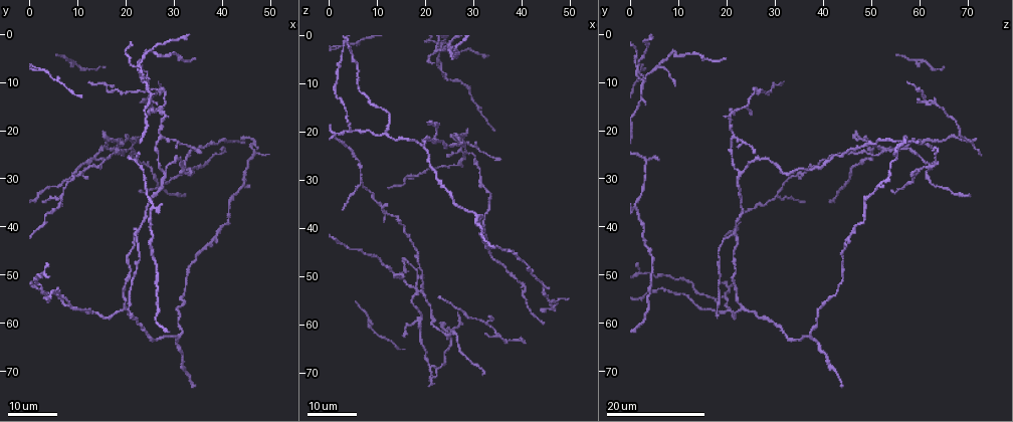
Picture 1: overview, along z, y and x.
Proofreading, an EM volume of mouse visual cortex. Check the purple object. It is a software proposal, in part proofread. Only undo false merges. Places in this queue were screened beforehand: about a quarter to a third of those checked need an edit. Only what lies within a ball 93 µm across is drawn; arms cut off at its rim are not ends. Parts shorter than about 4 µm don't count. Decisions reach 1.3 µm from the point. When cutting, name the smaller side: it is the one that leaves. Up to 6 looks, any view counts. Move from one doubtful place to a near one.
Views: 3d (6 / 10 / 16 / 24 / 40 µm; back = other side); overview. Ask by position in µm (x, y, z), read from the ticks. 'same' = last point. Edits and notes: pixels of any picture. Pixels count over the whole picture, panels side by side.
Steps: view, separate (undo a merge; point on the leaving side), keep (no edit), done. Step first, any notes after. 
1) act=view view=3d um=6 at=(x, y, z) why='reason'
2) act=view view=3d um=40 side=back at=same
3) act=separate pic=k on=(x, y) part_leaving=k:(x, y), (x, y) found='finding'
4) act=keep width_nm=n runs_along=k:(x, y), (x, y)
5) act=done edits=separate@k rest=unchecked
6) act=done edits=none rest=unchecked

act=view view=3d um=24 at=(11.5, 57.5, 20.0) why='three arms meet'

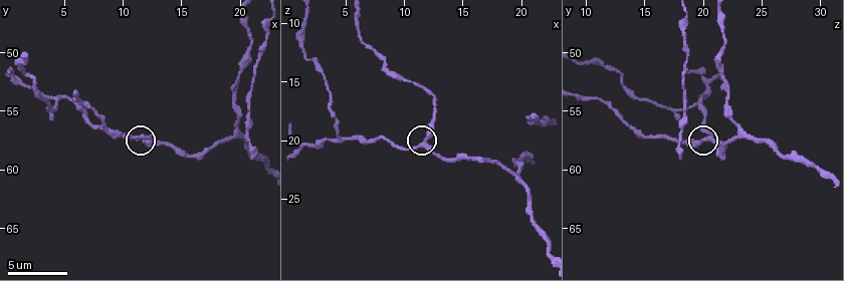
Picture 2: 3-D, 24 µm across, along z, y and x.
act=view view=3d um=10 at=(11.8, 57.4, 20.2) why='closer look'

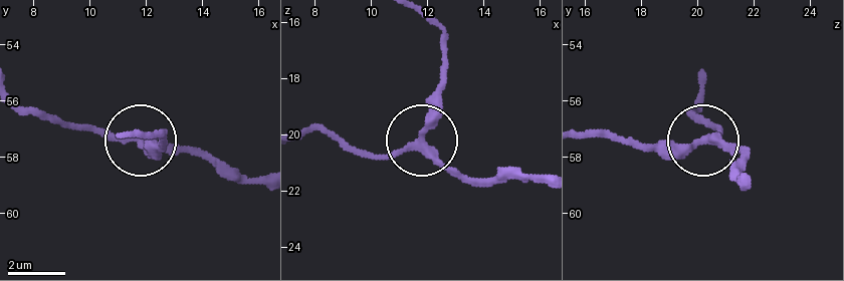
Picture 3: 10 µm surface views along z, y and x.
act=view view=3d um=10 side=back at=(11.7, 57.4, 20.2) why='other side'

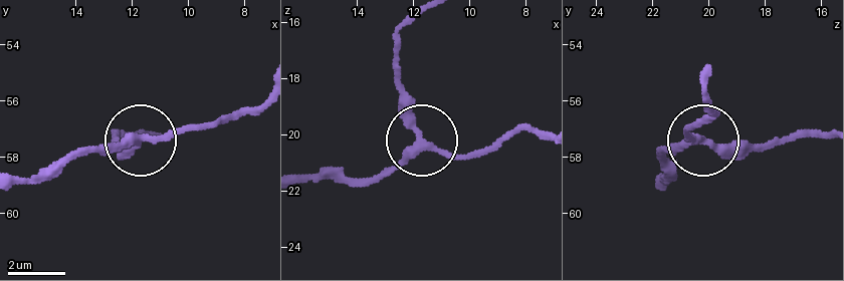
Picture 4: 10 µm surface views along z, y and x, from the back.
act=keep width_nm=260 runs_along=4:(300, 181), (358, 181), (416, 145), (401, 74) found='all the same cell'

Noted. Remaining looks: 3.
act=view view=3d um=24 at=(27.5, 21.5, 21.5) why='three arms meet'

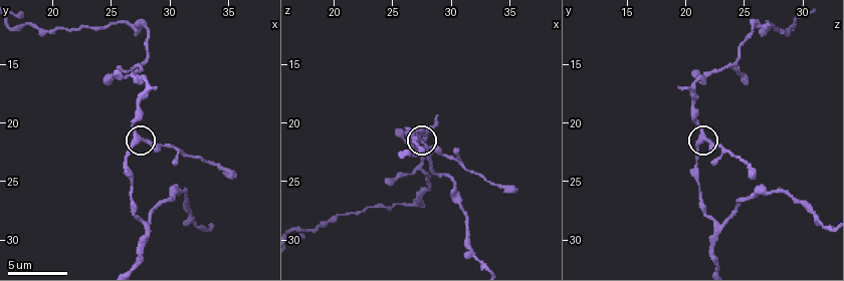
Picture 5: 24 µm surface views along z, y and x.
act=view view=3d um=10 at=(27.4, 21.4, 21.6)

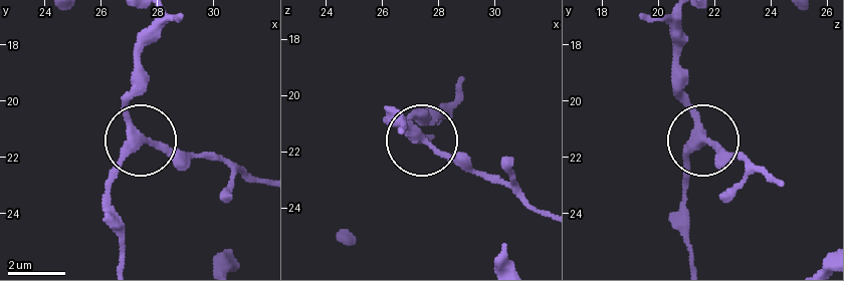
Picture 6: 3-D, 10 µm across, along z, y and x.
act=keep runs_along=6:(122, 262), (115, 169), (151, 139), (206, 159) found='continuous, no second cell'

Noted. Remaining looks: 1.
act=view view=3d um=16 at=(28.2, 17.0, 20.6) why='abrupt turn'

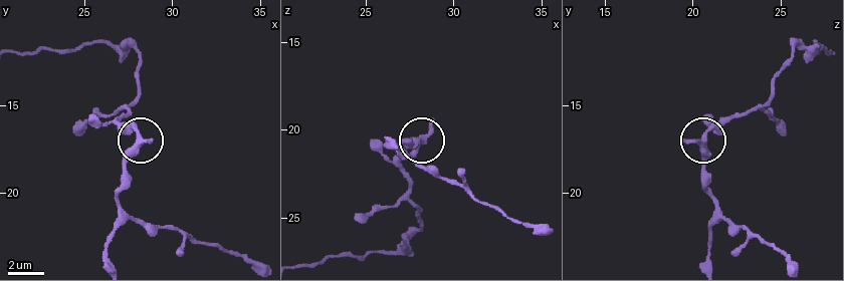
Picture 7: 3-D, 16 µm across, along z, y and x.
act=keep arms=3 runs_along=7:(709, 262), (707, 235), (716, 204), (703, 145), (728, 119) found='continuous, no second cell'

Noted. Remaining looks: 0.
act=done edits=none rest=unchecked

